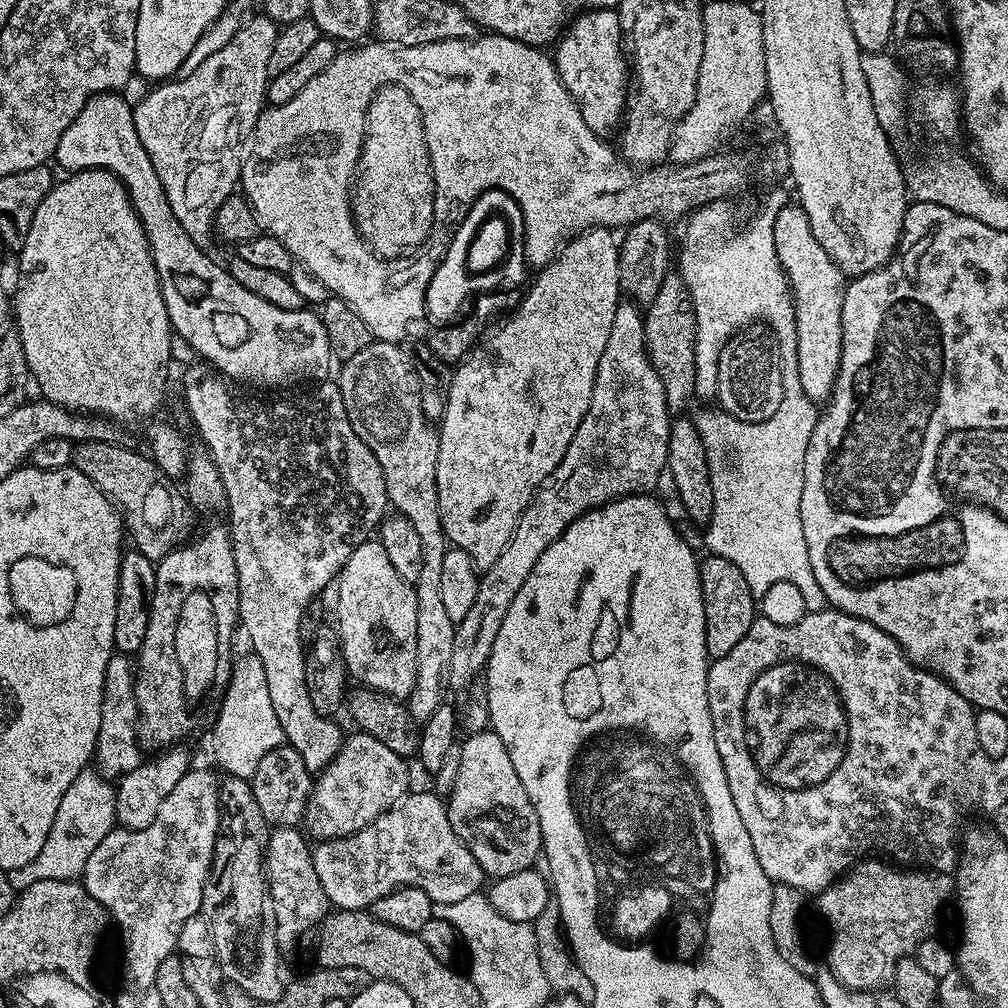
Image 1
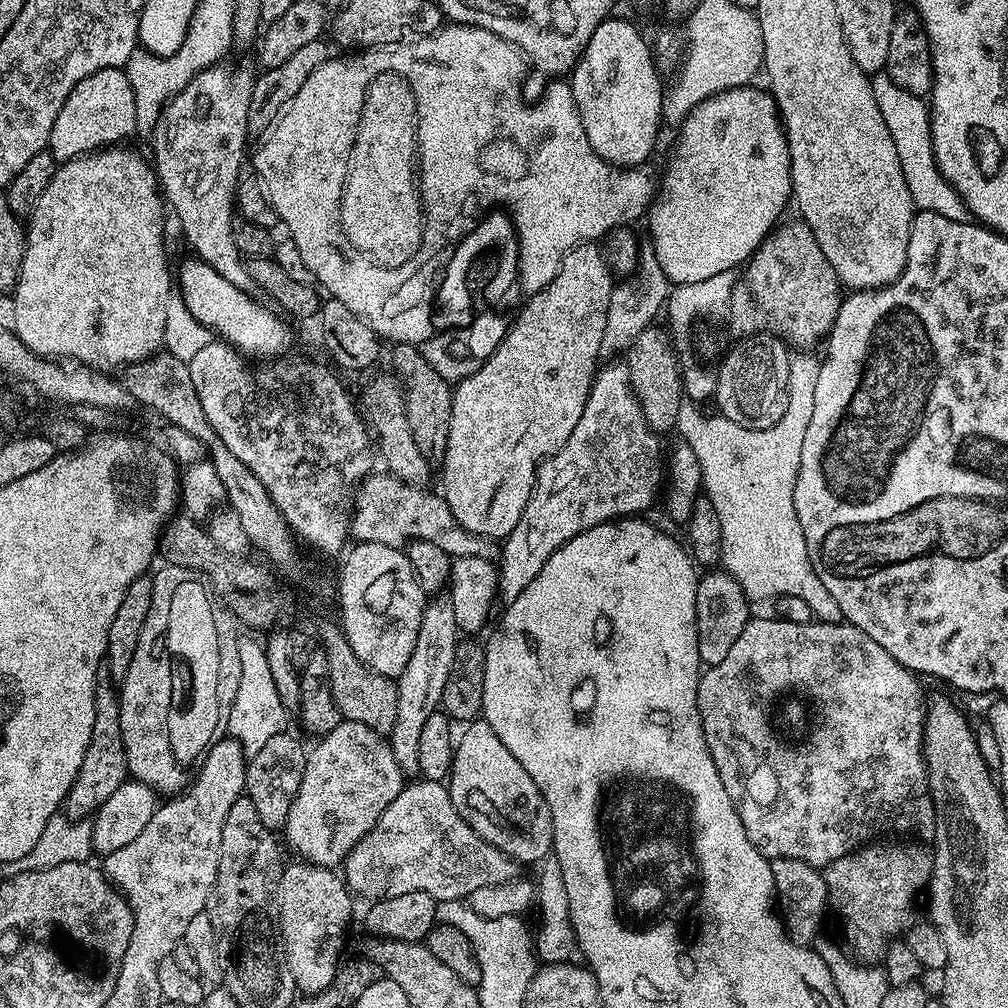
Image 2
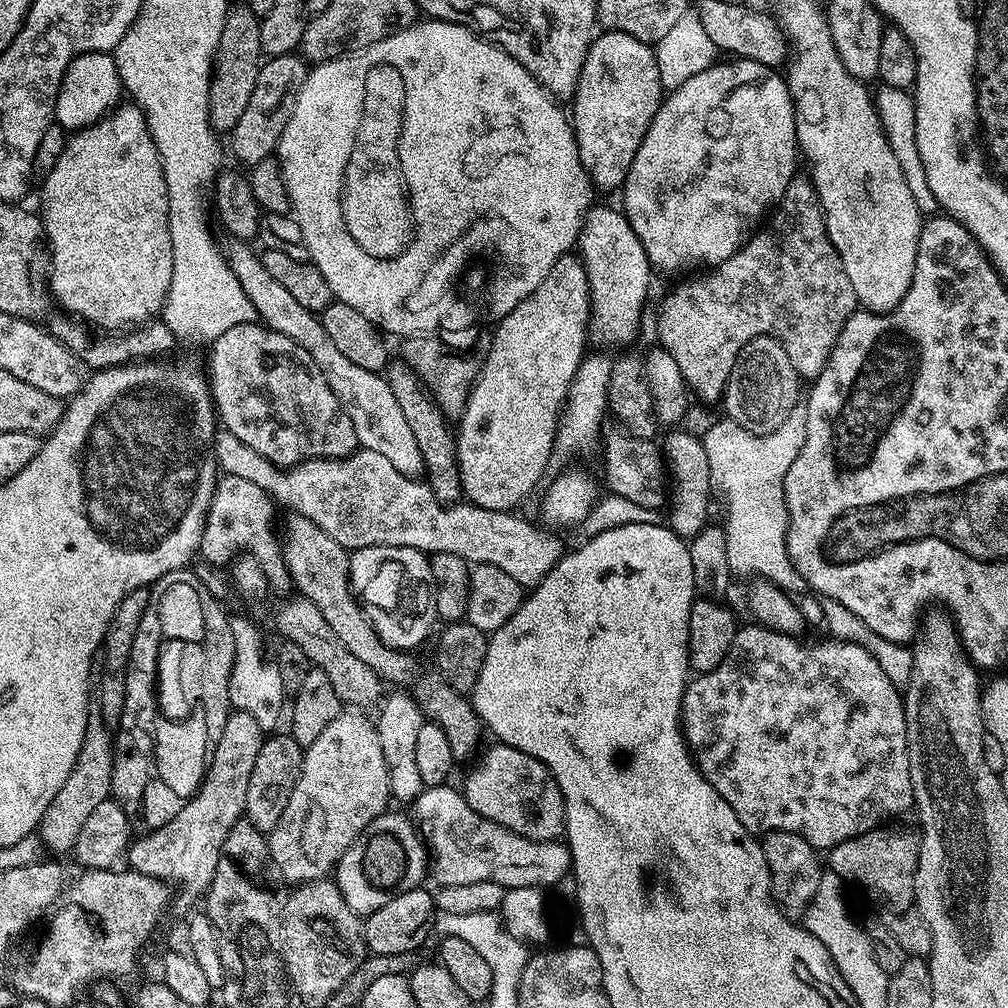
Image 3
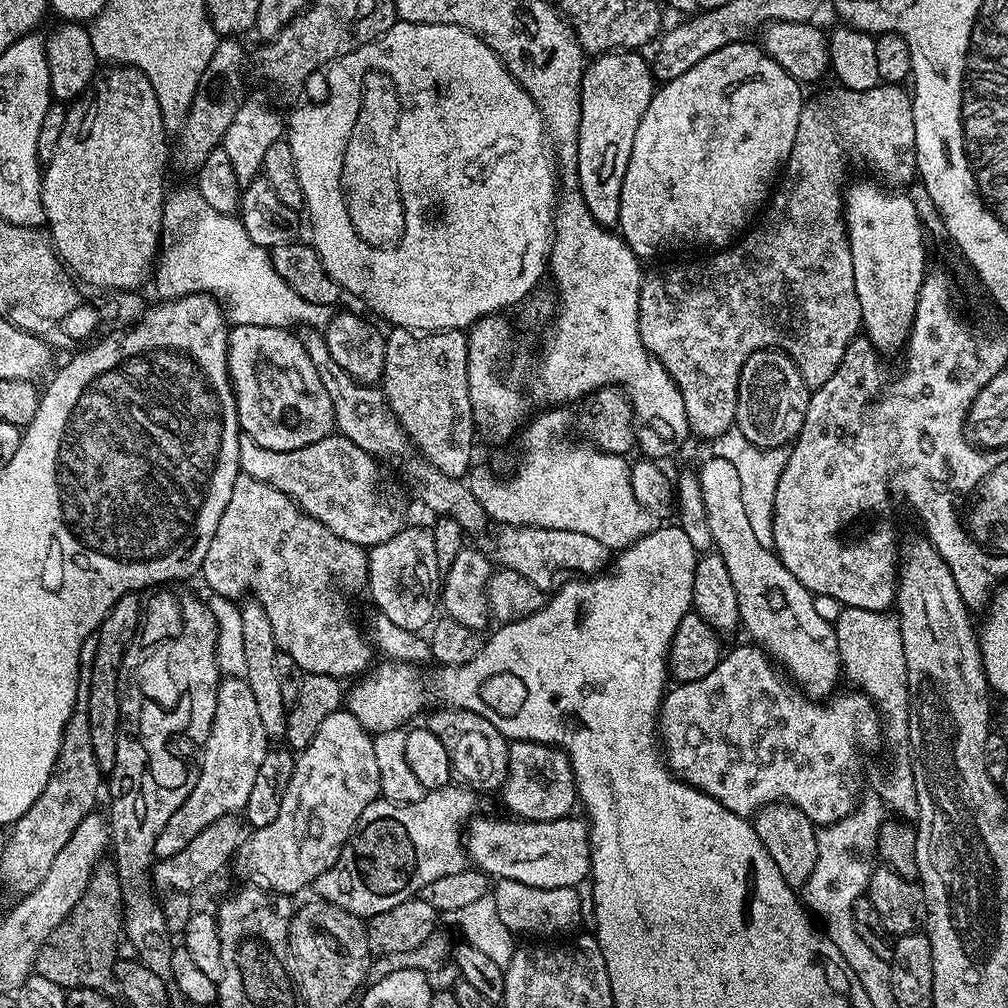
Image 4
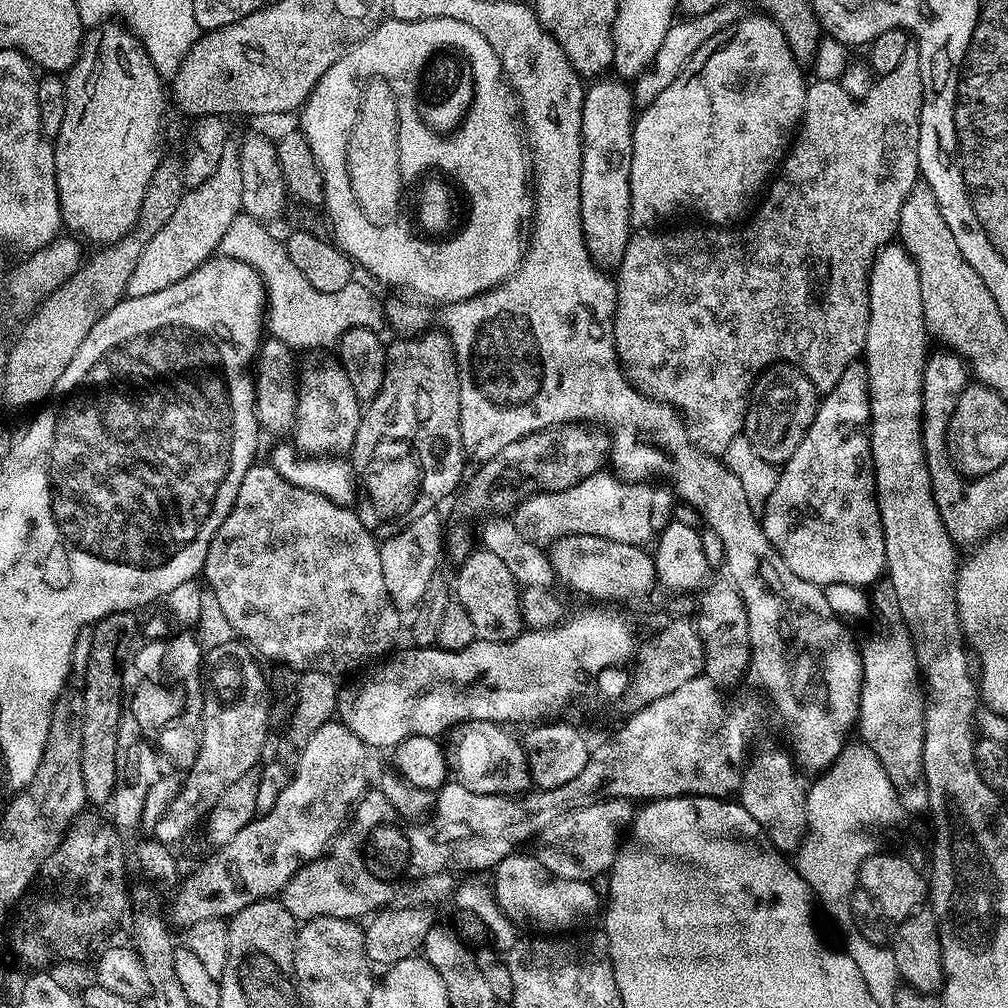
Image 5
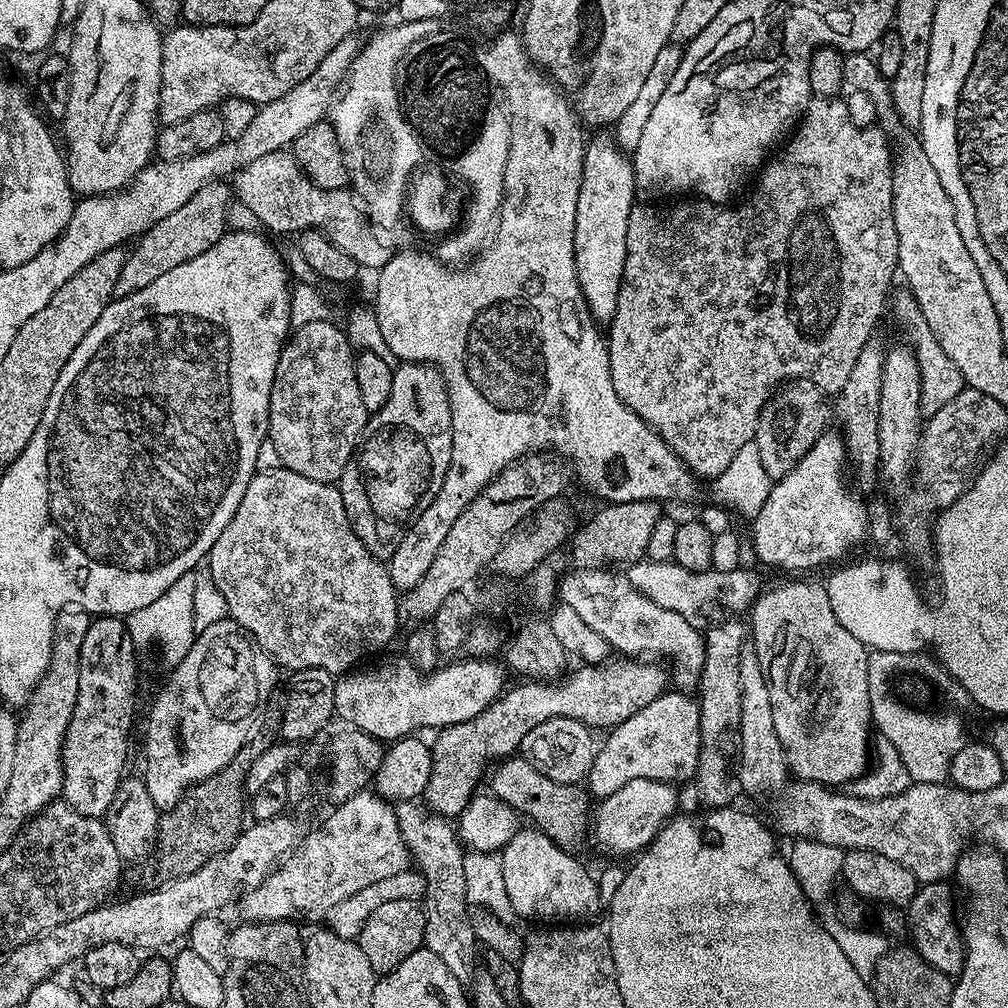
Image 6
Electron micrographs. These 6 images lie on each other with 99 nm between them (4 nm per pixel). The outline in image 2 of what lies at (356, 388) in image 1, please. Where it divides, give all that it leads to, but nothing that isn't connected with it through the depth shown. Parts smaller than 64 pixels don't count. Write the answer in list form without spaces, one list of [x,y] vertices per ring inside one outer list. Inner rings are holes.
[[[387,375],[376,376],[365,386],[360,400],[358,396],[358,408],[374,437],[374,444],[379,455],[381,452],[388,459],[387,471],[399,480],[405,480],[407,484],[423,485],[430,471],[430,465],[426,458],[422,458],[414,437],[410,435],[410,422],[406,422],[404,391],[400,388],[400,381],[395,375]],[[432,598],[424,605],[422,626],[418,630],[418,642],[414,642],[414,654],[410,654],[410,662],[406,662],[406,670],[396,680],[397,714],[394,726],[386,736],[388,745],[392,747],[394,762],[398,762],[405,777],[420,776],[418,766],[418,746],[426,718],[441,707],[442,690],[446,686],[446,678],[456,660],[458,629],[454,622],[454,606],[446,598]]]

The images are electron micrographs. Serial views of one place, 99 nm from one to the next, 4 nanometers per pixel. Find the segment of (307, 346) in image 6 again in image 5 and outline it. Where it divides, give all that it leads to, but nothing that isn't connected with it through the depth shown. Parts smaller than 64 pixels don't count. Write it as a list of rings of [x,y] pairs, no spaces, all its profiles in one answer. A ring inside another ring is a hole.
[[[320,363],[317,368],[310,368],[301,373],[297,383],[296,418],[292,431],[292,442],[298,452],[306,456],[342,456],[352,449],[354,438],[357,437],[358,426],[363,416],[362,402],[354,394],[354,388],[346,377],[346,372],[339,363]]]

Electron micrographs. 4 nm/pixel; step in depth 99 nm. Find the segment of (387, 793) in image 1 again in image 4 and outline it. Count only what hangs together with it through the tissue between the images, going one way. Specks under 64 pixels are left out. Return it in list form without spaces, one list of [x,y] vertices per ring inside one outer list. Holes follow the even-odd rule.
[[[346,710],[330,714],[330,718],[318,726],[318,734],[314,734],[310,746],[299,749],[294,774],[290,778],[290,786],[286,786],[286,798],[282,798],[278,818],[274,818],[270,826],[249,831],[236,851],[234,869],[244,882],[251,882],[269,892],[297,894],[307,884],[308,887],[315,885],[316,879],[336,864],[340,852],[360,823],[362,810],[366,810],[366,806],[380,796],[372,737],[373,733],[367,732],[362,722]]]

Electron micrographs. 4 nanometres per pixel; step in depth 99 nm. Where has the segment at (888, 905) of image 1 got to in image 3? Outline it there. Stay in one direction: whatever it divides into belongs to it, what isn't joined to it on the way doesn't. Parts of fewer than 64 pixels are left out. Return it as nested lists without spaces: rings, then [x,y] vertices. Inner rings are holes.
[[[877,826],[827,849],[827,867],[849,885],[857,884],[892,906],[908,906],[914,900],[914,874],[918,870],[920,833],[912,828]]]

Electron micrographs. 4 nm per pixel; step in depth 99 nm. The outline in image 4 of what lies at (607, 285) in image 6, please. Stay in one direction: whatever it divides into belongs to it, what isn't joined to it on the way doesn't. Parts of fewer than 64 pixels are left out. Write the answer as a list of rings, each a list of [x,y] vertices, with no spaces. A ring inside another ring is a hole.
[[[636,50],[605,52],[585,67],[580,83],[582,122],[578,130],[576,173],[580,179],[580,193],[586,206],[590,206],[590,214],[605,226],[619,225],[622,178],[626,178],[634,134],[638,134],[642,114],[646,114],[646,106],[650,106],[652,101],[652,66],[640,55]]]

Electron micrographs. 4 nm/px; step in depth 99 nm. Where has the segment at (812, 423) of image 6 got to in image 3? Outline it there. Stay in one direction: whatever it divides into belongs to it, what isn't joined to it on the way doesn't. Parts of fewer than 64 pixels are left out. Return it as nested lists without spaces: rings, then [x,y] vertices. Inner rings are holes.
[[[769,336],[754,338],[736,355],[734,370],[730,370],[730,378],[724,387],[722,405],[728,411],[725,412],[727,419],[738,422],[738,426],[754,434],[770,434],[778,430],[801,403],[800,384],[802,378],[781,344]]]

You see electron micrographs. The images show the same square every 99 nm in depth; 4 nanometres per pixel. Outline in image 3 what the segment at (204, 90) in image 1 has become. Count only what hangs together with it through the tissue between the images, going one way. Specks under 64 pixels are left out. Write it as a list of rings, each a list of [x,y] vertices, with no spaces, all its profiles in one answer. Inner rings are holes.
[[[229,239],[223,245],[222,251],[227,259],[234,278],[242,286],[248,300],[254,306],[256,315],[265,328],[273,328],[278,334],[286,334],[290,342],[298,342],[310,358],[322,370],[330,390],[340,403],[340,411],[350,418],[350,426],[354,426],[356,442],[360,448],[374,450],[374,454],[382,454],[382,458],[389,460],[398,471],[413,478],[419,477],[424,470],[422,450],[418,450],[418,442],[410,426],[406,423],[406,414],[402,414],[402,406],[398,406],[398,398],[394,398],[394,390],[390,390],[387,379],[379,372],[362,370],[362,366],[354,366],[337,344],[326,334],[326,326],[322,326],[320,316],[306,310],[302,302],[297,302],[294,294],[276,281],[262,266],[259,255],[251,252],[249,245],[242,240]]]

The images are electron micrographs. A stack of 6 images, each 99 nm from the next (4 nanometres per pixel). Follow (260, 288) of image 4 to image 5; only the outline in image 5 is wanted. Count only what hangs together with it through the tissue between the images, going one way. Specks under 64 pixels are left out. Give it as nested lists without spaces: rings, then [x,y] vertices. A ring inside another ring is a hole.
[[[241,214],[230,222],[230,230],[220,242],[219,255],[246,262],[262,278],[266,297],[266,328],[271,339],[286,342],[294,350],[328,348],[335,345],[351,328],[380,332],[386,324],[386,308],[364,284],[353,282],[342,290],[314,290],[302,270],[290,262],[281,237],[271,236],[268,228],[253,217]],[[383,326],[383,327],[382,327]],[[272,331],[272,332],[271,332]]]

